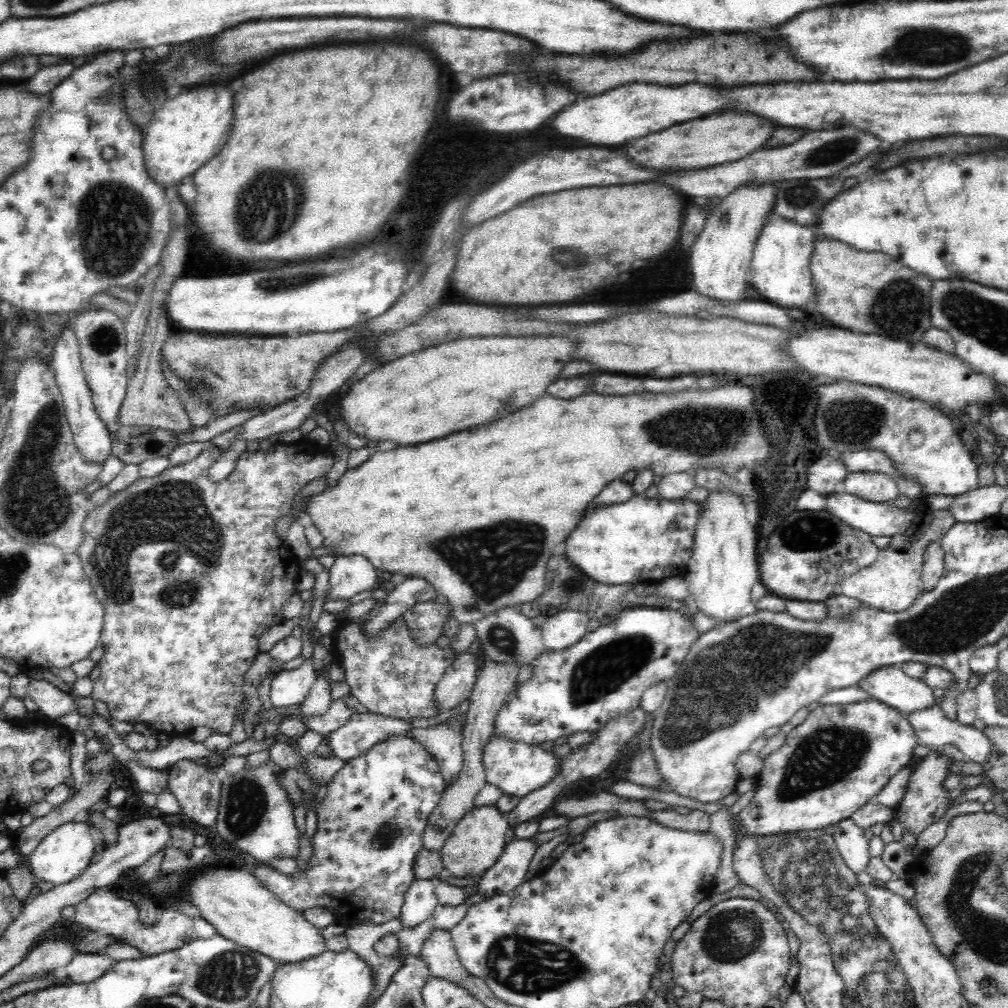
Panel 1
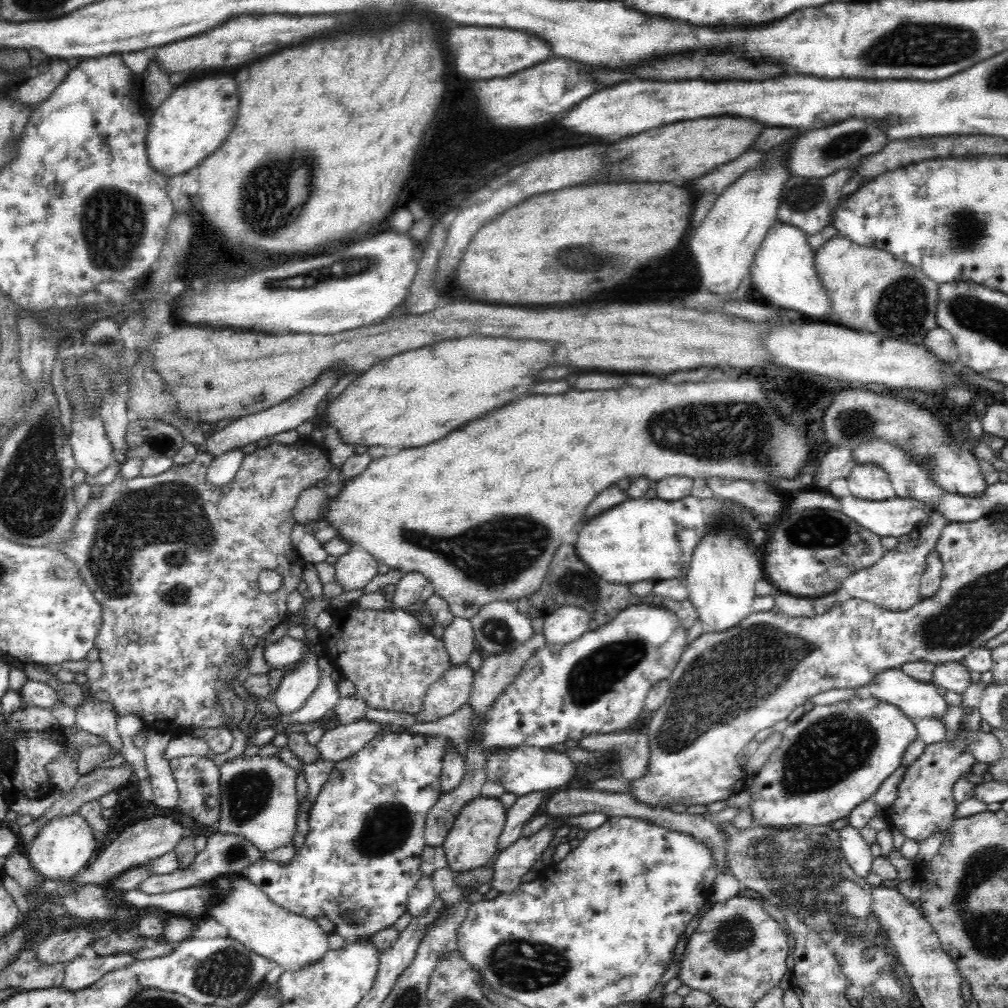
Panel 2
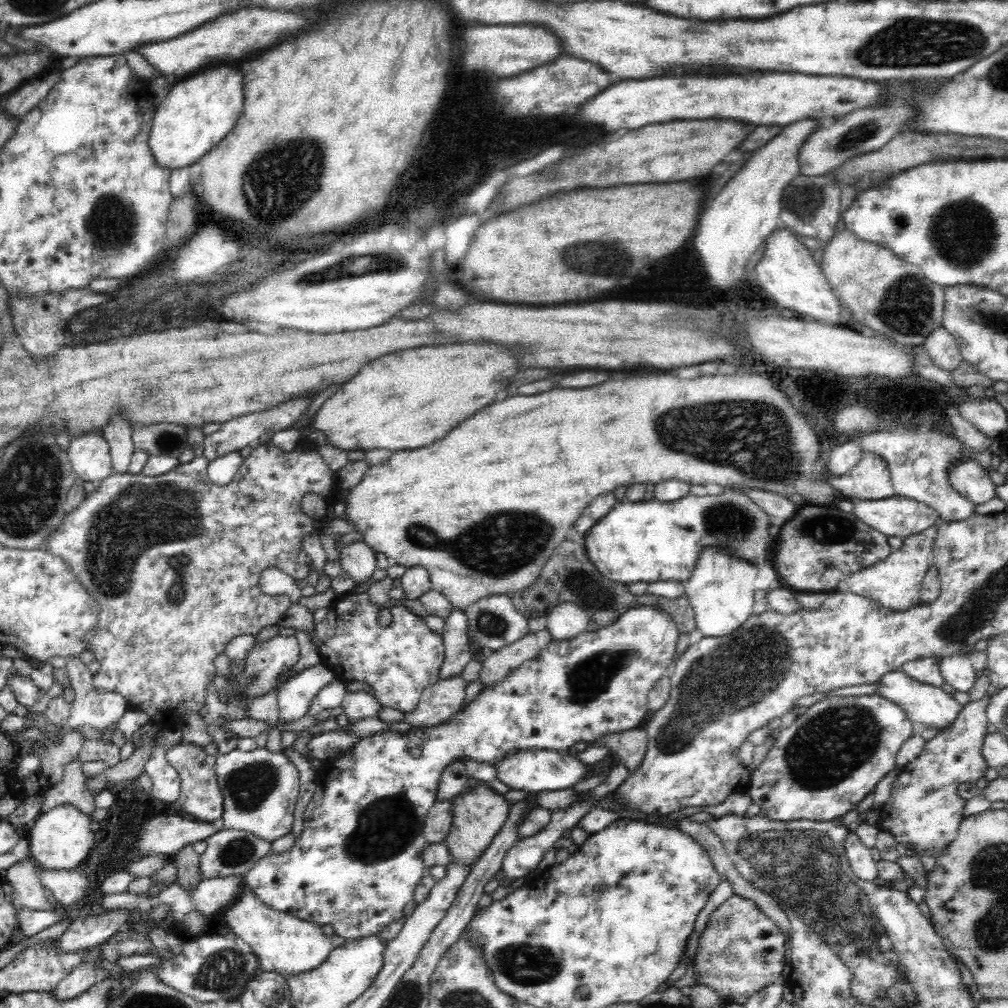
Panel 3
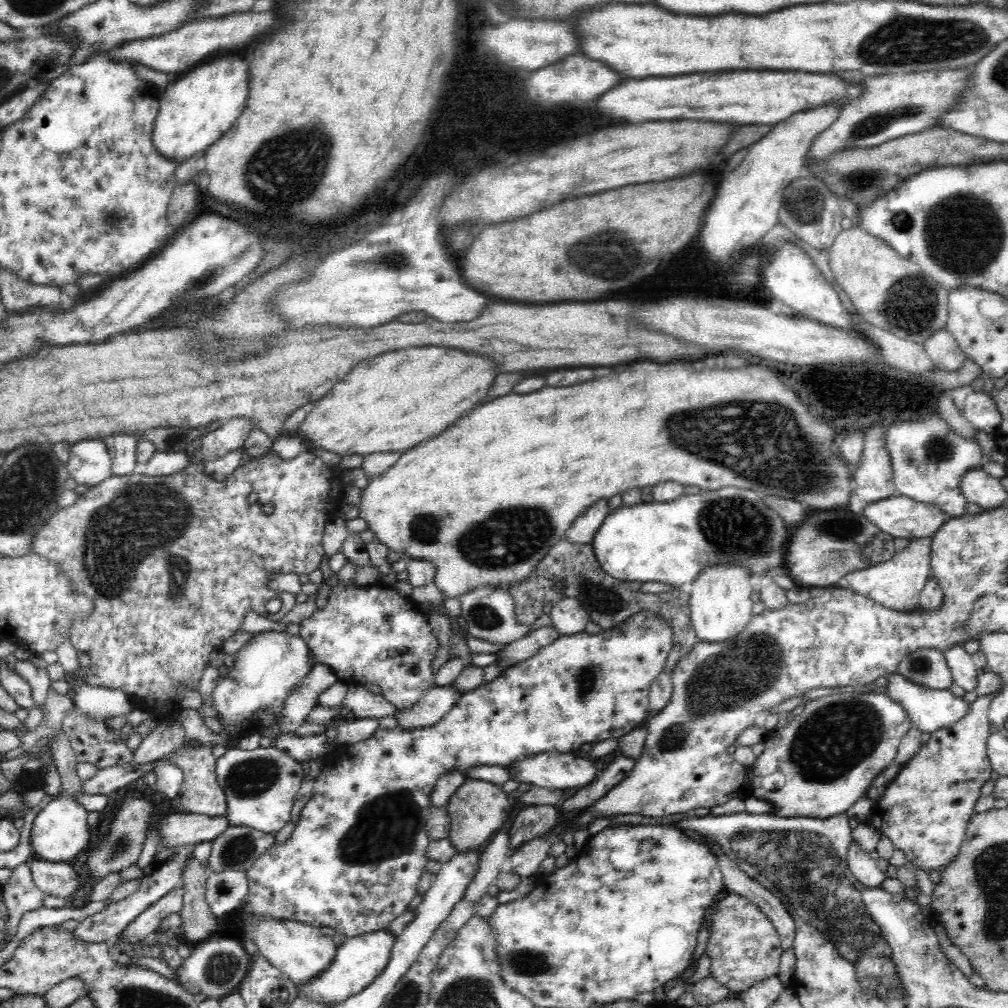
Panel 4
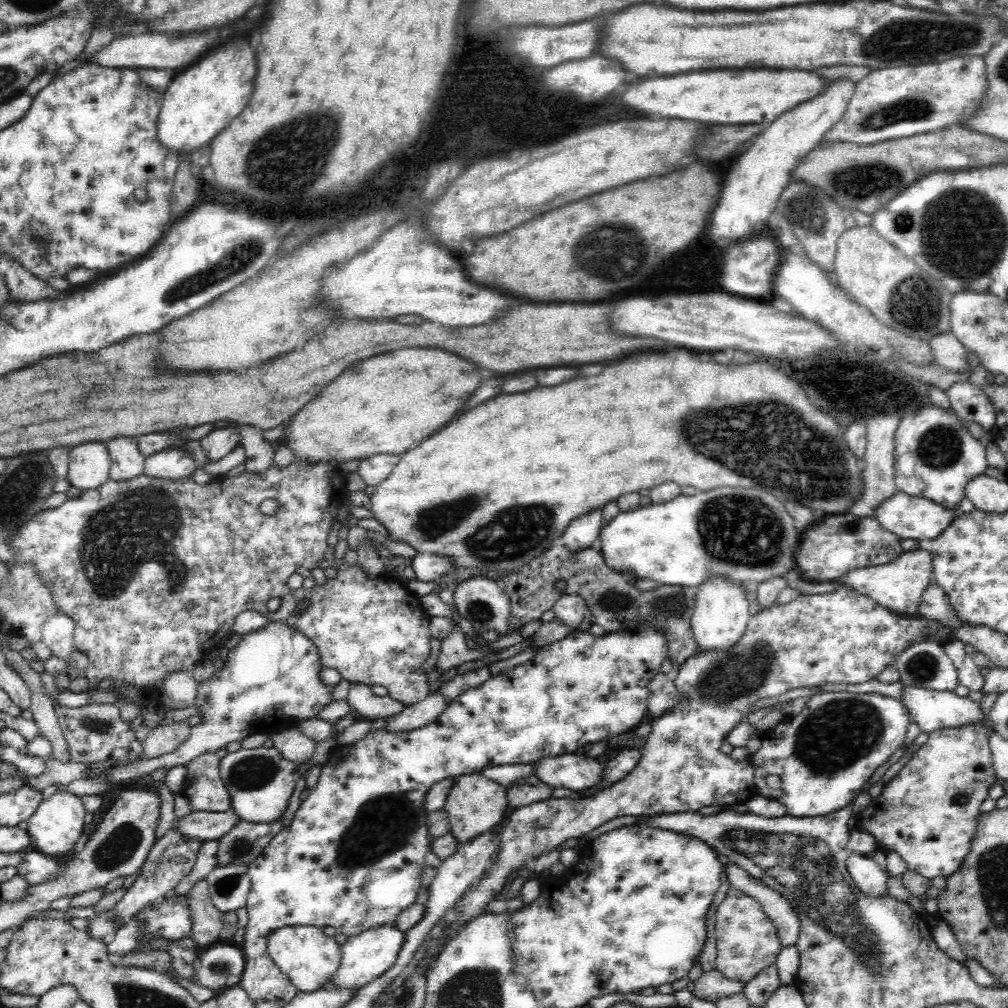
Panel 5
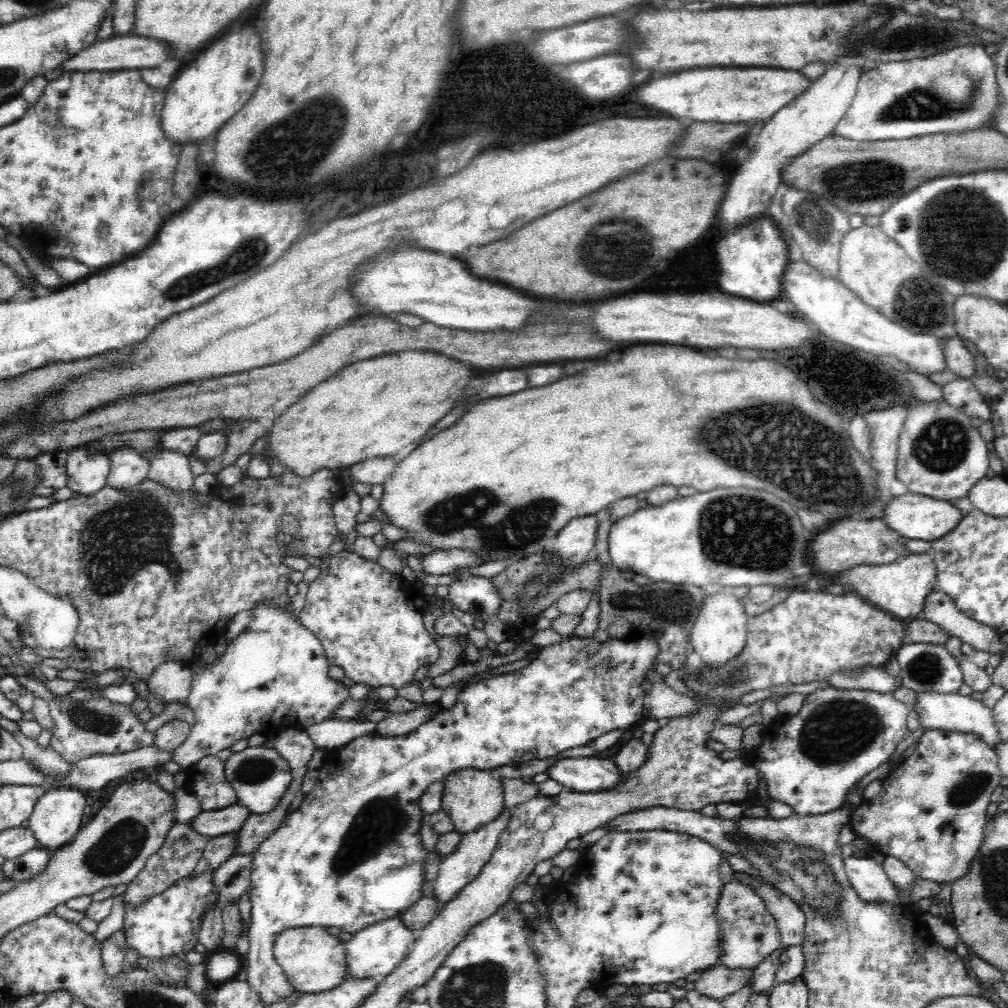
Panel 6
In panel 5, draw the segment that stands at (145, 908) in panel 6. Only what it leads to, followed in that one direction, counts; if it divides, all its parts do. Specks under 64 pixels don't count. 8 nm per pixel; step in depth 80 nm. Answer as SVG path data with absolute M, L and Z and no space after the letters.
M186 897L184 900L162 900L156 905L140 912L136 919L145 922L145 937L142 942L158 936L166 940L180 940L190 936L190 912Z

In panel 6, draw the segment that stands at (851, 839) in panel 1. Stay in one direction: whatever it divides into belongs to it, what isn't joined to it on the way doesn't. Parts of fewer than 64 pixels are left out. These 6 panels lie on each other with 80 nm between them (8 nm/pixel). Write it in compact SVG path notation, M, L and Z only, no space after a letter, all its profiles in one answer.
M850 856L844 860L844 869L850 884L864 902L886 902L898 905L897 887L890 881L882 865L869 856Z

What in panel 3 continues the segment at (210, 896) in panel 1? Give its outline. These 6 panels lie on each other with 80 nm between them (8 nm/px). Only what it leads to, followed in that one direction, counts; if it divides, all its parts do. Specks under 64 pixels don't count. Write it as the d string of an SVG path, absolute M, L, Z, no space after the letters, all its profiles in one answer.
M245 884L242 893L237 897L237 902L230 904L227 910L221 913L224 924L237 937L242 938L252 948L254 954L272 960L275 971L282 976L316 969L320 962L326 960L334 945L330 937L322 931L321 925L278 912L266 906L261 900Z

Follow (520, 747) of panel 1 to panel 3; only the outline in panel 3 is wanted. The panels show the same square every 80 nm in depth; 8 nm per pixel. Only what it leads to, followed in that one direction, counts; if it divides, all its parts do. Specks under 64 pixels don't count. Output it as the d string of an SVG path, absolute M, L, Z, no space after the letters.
M518 750L494 762L494 773L498 781L508 786L508 790L524 791L528 796L536 792L564 790L581 782L586 776L587 766L567 752L553 750Z

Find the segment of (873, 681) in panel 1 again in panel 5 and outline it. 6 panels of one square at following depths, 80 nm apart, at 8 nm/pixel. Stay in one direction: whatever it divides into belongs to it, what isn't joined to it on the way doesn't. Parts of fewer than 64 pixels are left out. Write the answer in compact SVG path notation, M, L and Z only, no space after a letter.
M898 680L902 685L902 692L898 700L908 709L910 718L921 728L921 732L930 734L938 728L958 728L966 722L978 722L978 718L984 720L985 714L980 708L979 702L972 701L969 697L960 697L954 691L926 689L919 686L906 686Z

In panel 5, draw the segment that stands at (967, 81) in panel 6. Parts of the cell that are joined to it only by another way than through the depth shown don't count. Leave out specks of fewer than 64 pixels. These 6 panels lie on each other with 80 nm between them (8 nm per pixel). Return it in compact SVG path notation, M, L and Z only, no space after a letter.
M954 57L939 63L873 70L855 84L842 118L824 133L818 145L876 145L940 130L968 118L984 98L984 90L983 57Z

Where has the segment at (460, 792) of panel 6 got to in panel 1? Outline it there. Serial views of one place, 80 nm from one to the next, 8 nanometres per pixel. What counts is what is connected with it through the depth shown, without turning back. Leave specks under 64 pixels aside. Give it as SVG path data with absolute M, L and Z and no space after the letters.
M481 806L467 812L439 852L445 873L456 879L482 877L502 857L509 832L509 822L496 806Z

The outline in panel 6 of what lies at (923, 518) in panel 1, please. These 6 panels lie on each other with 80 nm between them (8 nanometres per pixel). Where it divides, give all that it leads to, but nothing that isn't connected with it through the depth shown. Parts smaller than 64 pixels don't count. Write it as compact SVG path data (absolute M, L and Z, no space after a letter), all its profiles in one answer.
M931 551L909 553L890 564L878 566L858 565L848 569L848 588L860 598L865 598L880 610L896 619L912 620L921 617L924 598L937 588L935 554Z

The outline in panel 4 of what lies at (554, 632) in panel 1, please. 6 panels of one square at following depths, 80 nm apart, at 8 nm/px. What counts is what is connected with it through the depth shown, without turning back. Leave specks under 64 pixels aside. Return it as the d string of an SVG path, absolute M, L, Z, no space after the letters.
M574 598L559 600L549 611L549 616L550 626L558 632L559 637L574 636L585 632L586 622L589 620L580 601Z

